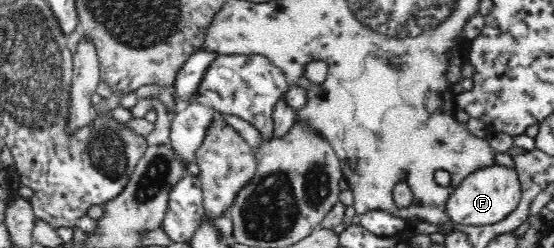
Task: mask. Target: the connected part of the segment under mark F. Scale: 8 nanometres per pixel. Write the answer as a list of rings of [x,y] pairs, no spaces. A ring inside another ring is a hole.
[[[502,165],[490,166],[471,172],[452,191],[444,205],[450,222],[464,226],[488,226],[504,220],[521,200],[521,184],[515,169]]]

